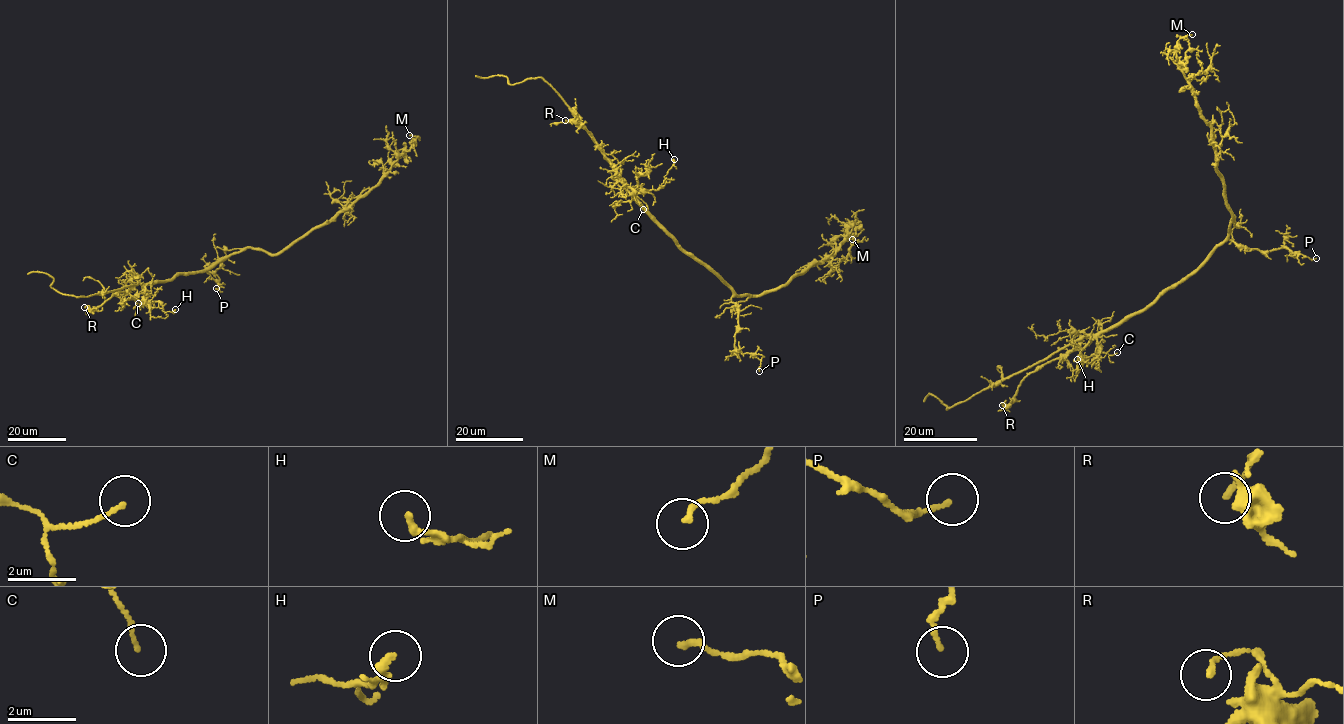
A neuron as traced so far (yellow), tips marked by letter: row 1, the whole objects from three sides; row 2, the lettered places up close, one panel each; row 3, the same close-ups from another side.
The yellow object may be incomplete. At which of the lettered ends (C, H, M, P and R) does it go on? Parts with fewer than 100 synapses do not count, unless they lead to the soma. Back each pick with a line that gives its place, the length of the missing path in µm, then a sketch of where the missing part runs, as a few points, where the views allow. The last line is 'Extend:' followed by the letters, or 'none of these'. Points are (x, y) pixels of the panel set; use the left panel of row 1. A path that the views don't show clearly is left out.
Extend: none of these

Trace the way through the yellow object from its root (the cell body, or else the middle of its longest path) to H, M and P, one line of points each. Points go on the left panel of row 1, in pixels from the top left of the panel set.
H: (197, 271), (182, 273), (143, 286), (147, 298), (160, 303), (164, 312), (175, 309)
M: (197, 271), (213, 268), (248, 247), (272, 254), (280, 253), (327, 223), (378, 183), (419, 137), (409, 135)
P: (197, 271), (213, 268), (224, 258), (215, 270), (207, 271), (219, 282), (220, 286), (216, 288)

